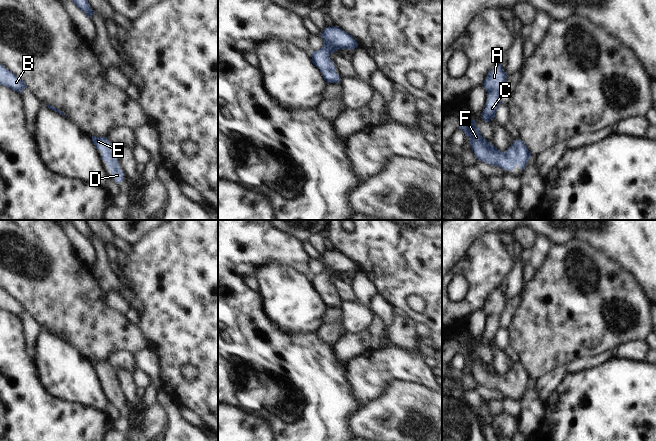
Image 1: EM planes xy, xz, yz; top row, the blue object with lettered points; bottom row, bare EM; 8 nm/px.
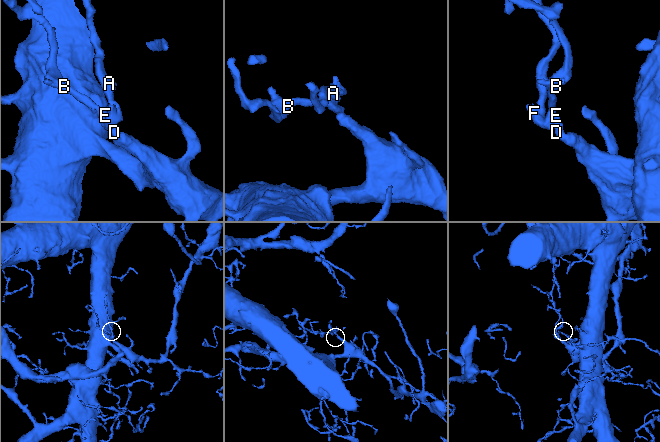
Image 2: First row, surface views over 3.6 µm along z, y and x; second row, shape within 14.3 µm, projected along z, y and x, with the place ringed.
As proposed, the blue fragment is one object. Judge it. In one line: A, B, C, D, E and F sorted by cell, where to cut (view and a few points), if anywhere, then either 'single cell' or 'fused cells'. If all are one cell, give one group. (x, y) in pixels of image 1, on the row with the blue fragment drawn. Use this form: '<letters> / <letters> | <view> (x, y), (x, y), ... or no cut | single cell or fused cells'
A B C D E F | no cut | single cell

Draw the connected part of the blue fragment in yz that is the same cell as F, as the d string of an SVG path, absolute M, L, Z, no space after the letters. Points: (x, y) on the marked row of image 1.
M474 119L461 120L460 129L470 138L471 149L479 161L512 171L517 165L525 169L531 153L522 140L513 140L507 151L500 151L482 137Z

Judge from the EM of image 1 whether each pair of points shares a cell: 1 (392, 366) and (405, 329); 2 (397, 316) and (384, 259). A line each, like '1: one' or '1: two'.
1: two
2: two

